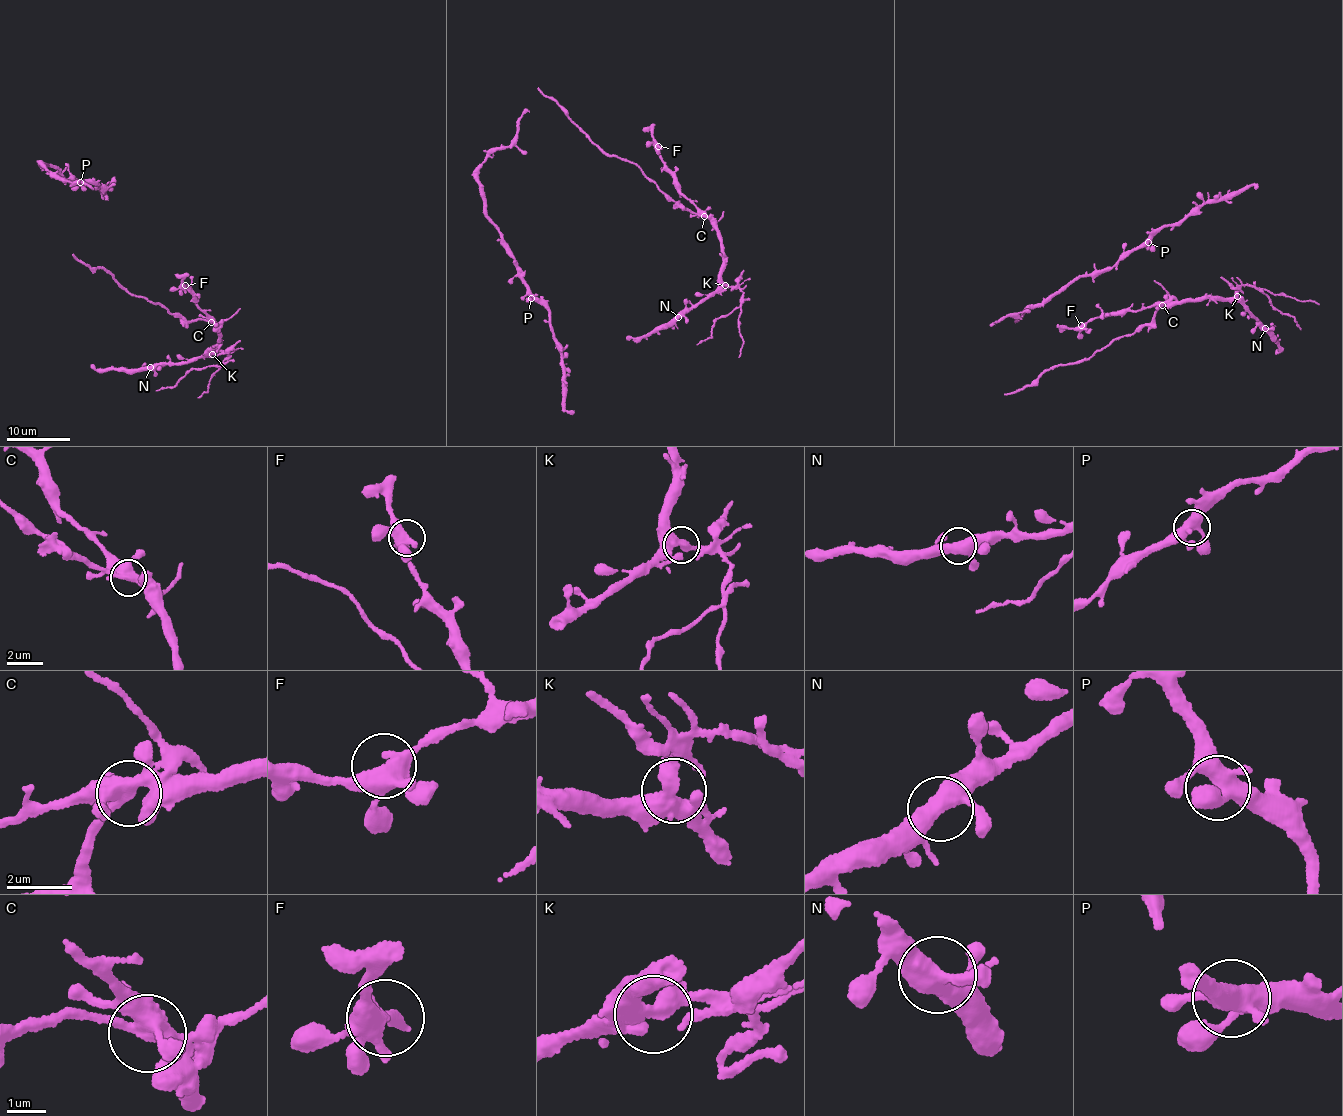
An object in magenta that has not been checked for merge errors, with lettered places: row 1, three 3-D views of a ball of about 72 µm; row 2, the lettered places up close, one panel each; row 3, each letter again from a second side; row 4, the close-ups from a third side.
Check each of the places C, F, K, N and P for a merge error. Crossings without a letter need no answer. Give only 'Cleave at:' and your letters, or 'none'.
Cleave at: C, K

